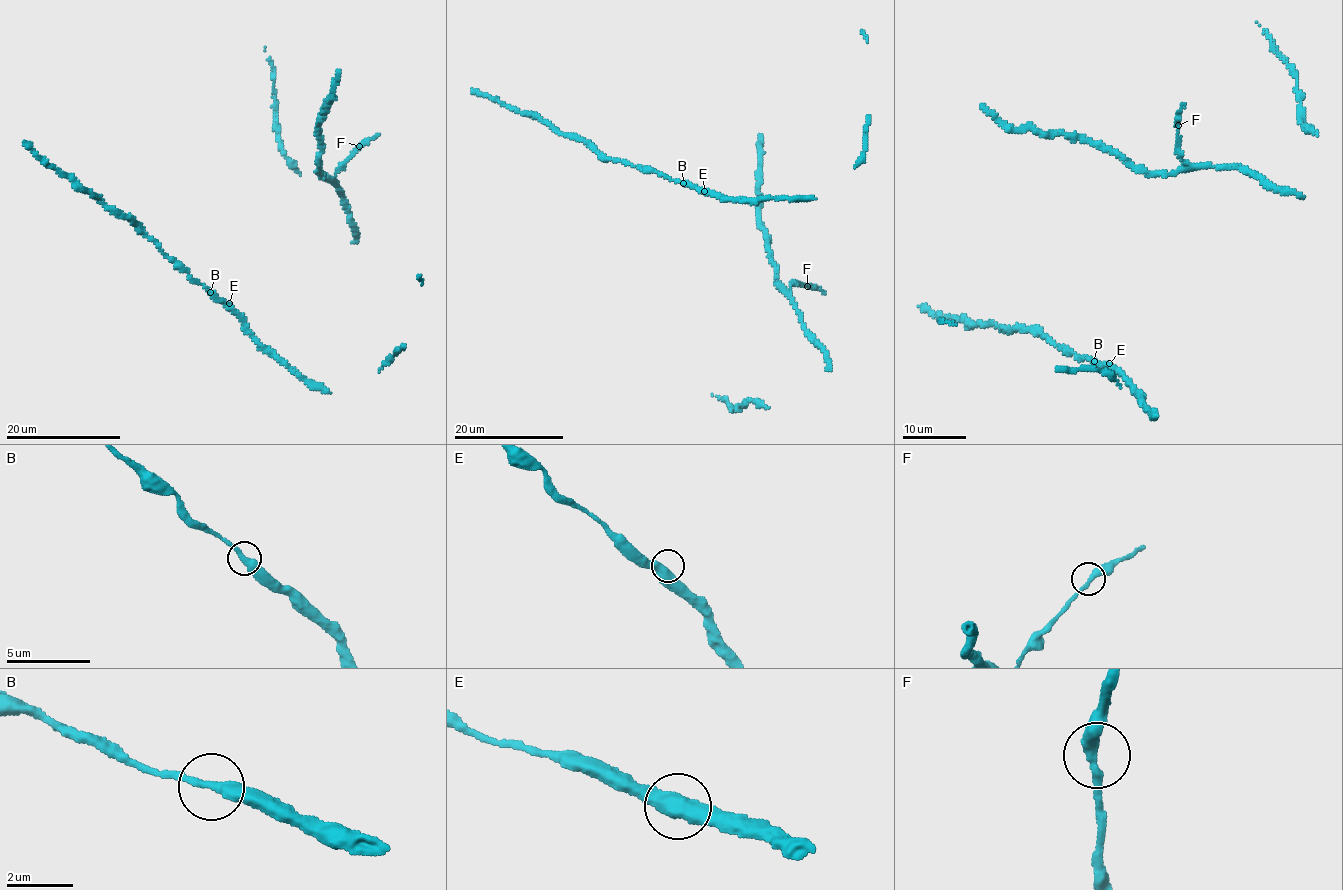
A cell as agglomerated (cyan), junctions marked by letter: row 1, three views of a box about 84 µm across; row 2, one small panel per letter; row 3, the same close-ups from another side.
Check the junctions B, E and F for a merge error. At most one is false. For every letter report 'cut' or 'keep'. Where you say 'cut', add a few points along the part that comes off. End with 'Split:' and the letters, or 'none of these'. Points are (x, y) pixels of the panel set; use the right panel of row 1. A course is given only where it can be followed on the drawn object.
B: keep
E: keep
F: keep
Split: none of these

